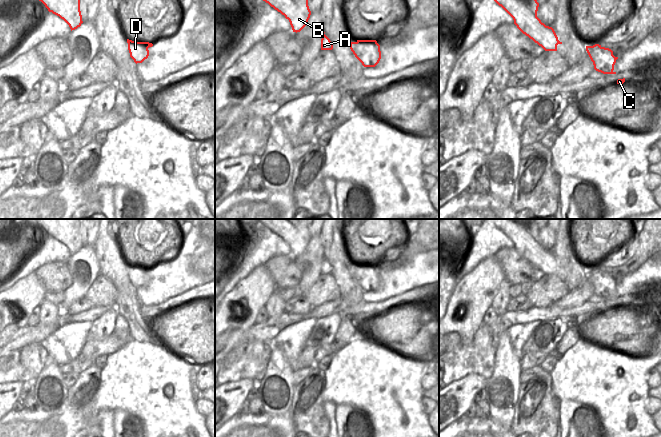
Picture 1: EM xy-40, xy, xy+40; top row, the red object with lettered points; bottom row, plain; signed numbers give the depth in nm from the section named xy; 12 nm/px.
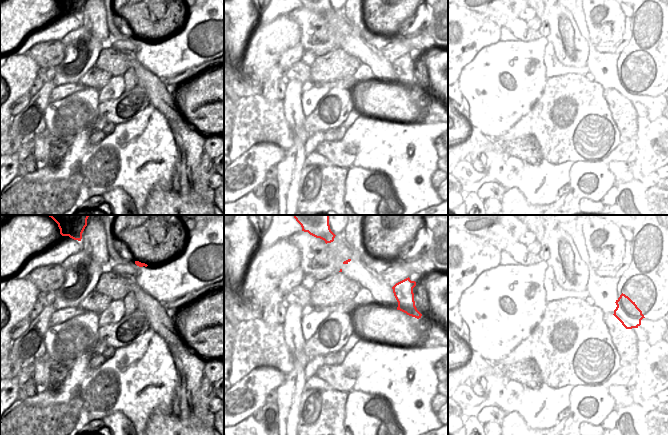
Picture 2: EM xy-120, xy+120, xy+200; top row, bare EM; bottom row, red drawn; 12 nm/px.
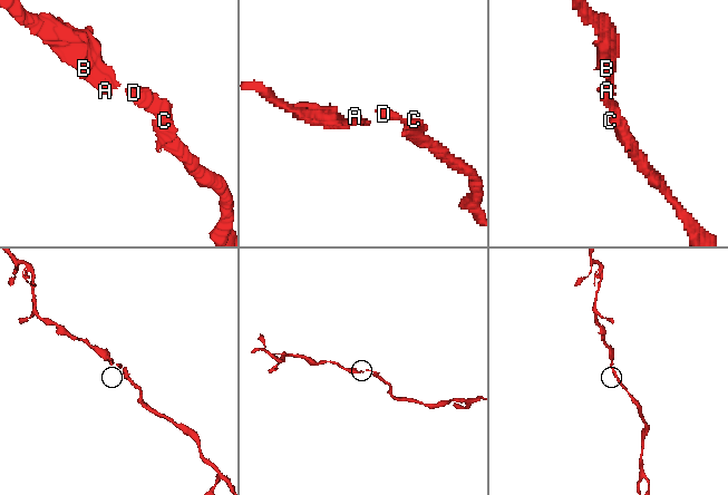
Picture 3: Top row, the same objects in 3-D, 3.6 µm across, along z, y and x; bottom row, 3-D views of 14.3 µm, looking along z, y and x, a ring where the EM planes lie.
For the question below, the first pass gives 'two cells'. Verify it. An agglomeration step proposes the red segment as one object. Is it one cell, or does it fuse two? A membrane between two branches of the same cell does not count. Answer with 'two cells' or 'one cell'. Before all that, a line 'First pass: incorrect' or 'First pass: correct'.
First pass: incorrect
one cell

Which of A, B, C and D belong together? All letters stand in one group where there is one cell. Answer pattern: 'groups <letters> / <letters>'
groups A B C D

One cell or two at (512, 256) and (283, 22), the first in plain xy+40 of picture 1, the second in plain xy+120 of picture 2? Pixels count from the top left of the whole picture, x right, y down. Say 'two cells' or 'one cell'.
two cells

